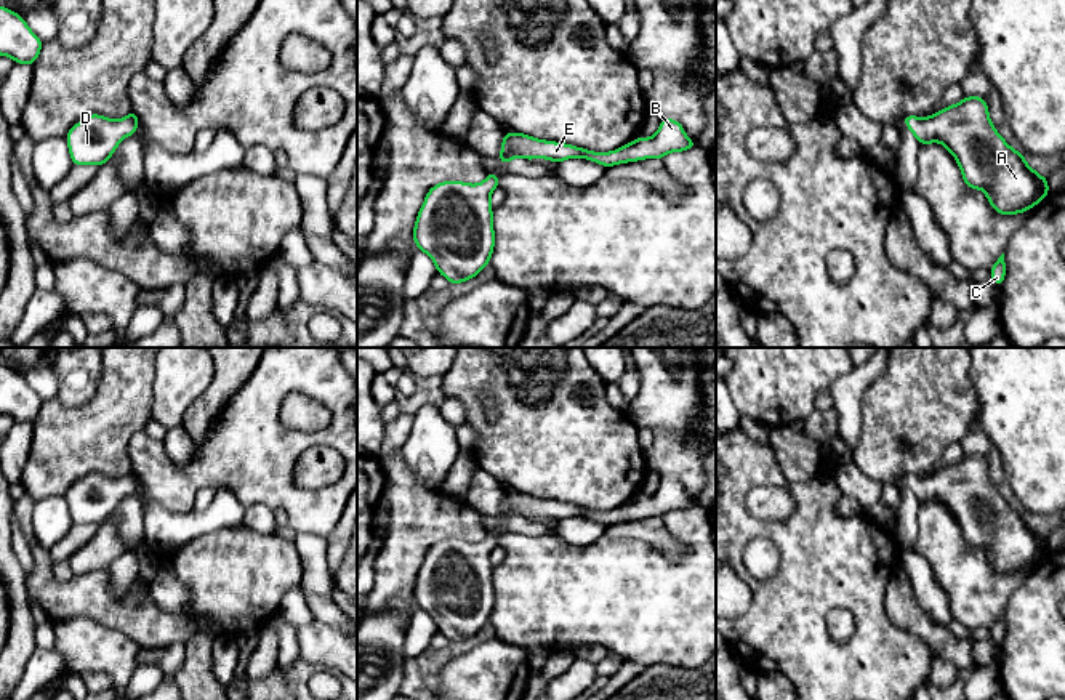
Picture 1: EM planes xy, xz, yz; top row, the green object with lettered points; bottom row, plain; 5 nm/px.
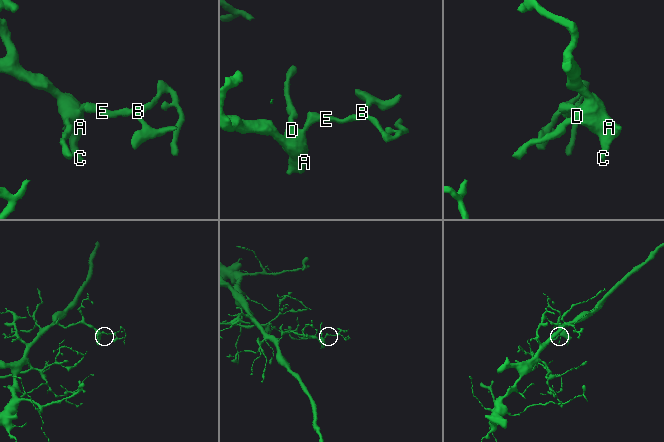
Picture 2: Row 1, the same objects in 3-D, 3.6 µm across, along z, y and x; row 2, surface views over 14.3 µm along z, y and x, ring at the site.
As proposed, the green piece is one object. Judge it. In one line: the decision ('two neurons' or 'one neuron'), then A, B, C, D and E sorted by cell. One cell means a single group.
one neuron | A B C D E

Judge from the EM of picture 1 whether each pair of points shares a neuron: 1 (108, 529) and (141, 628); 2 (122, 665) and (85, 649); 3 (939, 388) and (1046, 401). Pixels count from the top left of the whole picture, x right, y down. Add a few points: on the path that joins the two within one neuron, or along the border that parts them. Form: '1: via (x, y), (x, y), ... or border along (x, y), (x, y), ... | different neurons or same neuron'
1: border along (104, 569), (76, 575) | different neurons
2: via (112, 655), (106, 649), (95, 649) | same neuron
3: border along (969, 364), (969, 382), (977, 398), (976, 422) | different neurons

